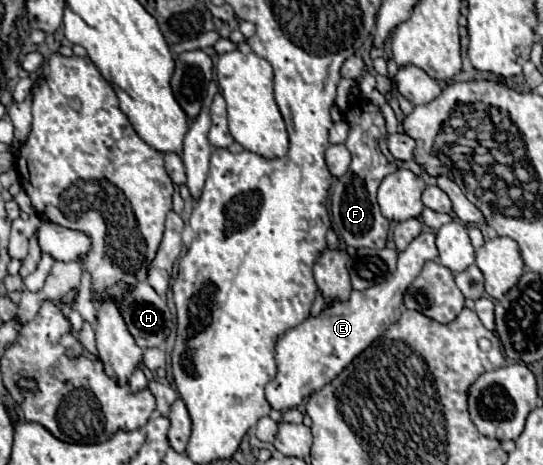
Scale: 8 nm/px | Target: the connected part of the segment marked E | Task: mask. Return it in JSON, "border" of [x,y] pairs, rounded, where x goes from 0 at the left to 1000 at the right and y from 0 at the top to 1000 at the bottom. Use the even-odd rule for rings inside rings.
{"border":[[[779,497],[768,505],[731,557],[731,583],[705,609],[669,626],[646,626],[639,647],[613,643],[580,682],[569,677],[554,699],[529,708],[506,729],[506,781],[510,806],[488,832],[488,858],[503,880],[529,884],[551,875],[562,854],[613,819],[669,751],[676,751],[702,716],[705,699],[720,699],[738,682],[742,630],[772,591],[783,561],[805,557],[801,497]]]}

